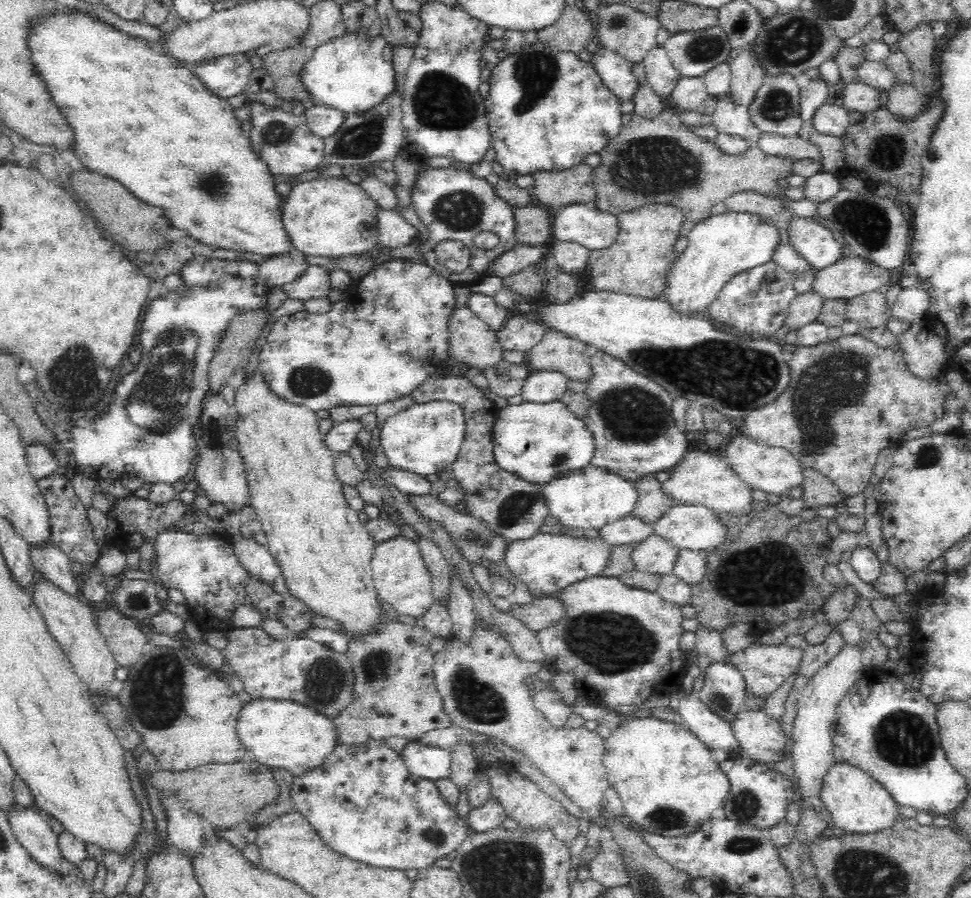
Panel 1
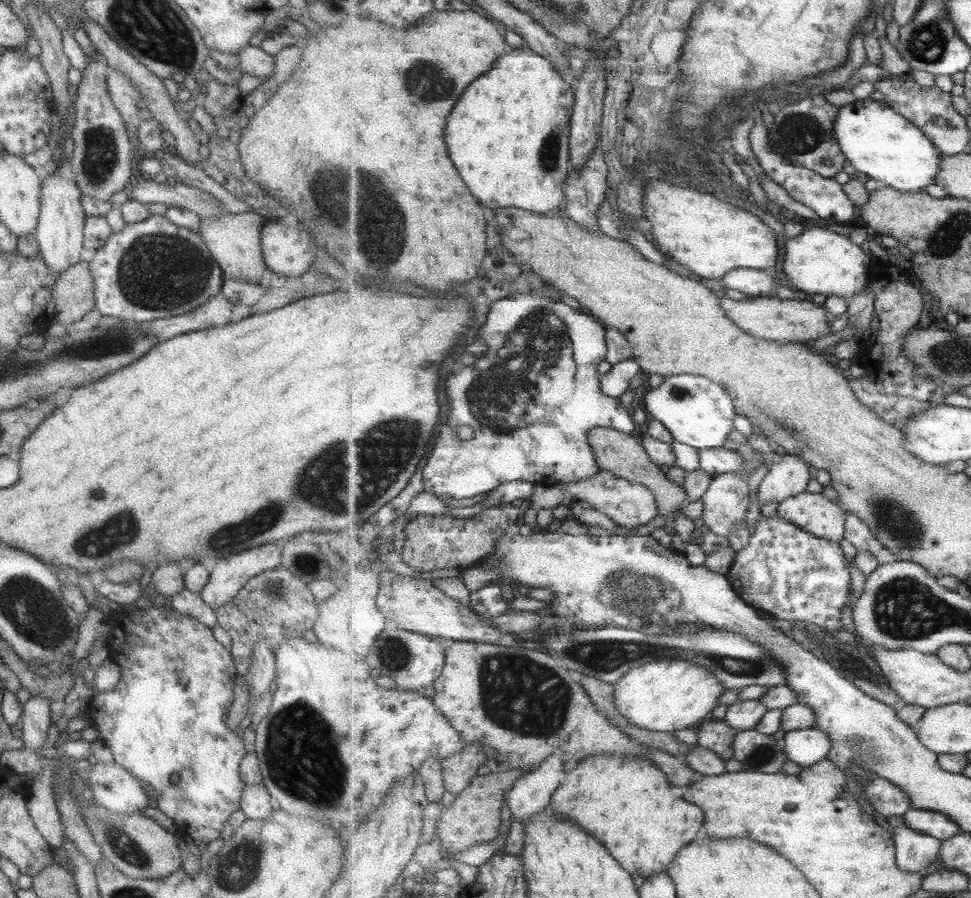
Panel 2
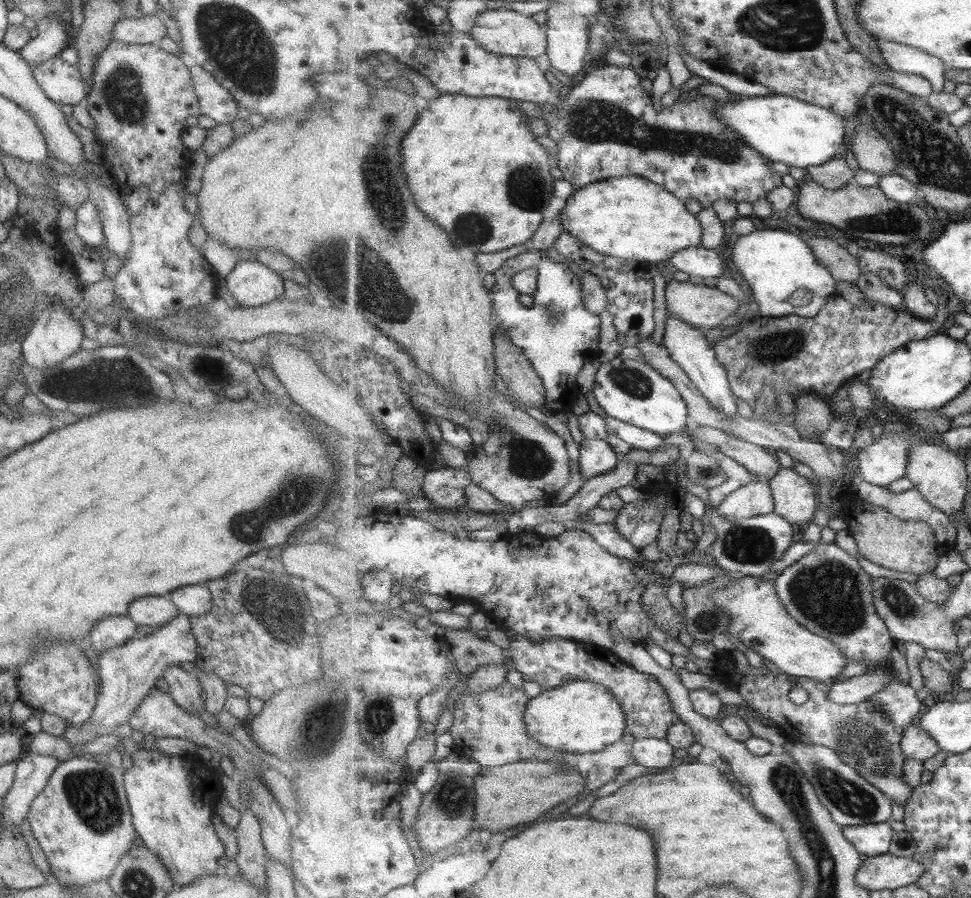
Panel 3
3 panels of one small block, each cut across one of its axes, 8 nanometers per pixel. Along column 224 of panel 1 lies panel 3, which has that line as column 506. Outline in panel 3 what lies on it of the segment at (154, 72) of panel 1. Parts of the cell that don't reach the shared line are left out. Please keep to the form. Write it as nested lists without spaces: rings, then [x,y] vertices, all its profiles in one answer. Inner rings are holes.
[[[444,94],[431,99],[428,107],[418,114],[415,128],[407,131],[407,136],[403,140],[403,172],[407,172],[411,192],[415,192],[415,200],[419,200],[419,208],[423,208],[423,212],[427,212],[427,216],[431,216],[431,220],[435,220],[439,226],[443,226],[449,232],[451,240],[455,240],[455,244],[461,246],[461,249],[466,248],[475,254],[501,252],[531,240],[543,222],[543,211],[551,204],[556,180],[551,176],[553,166],[550,165],[547,148],[535,140],[537,135],[535,136],[529,131],[523,115],[525,114],[521,113],[519,103],[512,99],[499,96],[473,97],[463,94]]]

